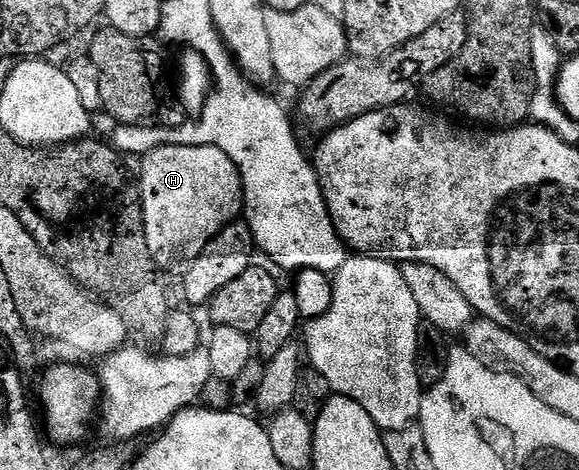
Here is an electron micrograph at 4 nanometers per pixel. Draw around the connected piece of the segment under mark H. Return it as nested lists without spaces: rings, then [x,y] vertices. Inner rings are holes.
[[[161,146],[143,156],[142,210],[148,251],[164,271],[196,259],[207,243],[243,212],[242,180],[238,168],[220,147]]]

